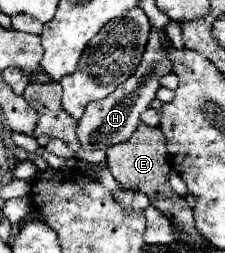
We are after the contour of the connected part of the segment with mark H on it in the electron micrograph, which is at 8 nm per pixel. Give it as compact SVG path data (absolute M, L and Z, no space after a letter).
M152 26L142 62L138 64L136 72L124 84L120 84L110 96L90 102L86 106L86 112L78 124L78 140L82 144L82 150L104 150L110 144L128 140L134 134L134 130L140 124L140 114L150 108L152 100L156 100L156 92L162 88L160 80L172 72L172 60L168 58L168 48L162 48L162 44L164 44L164 30Z

